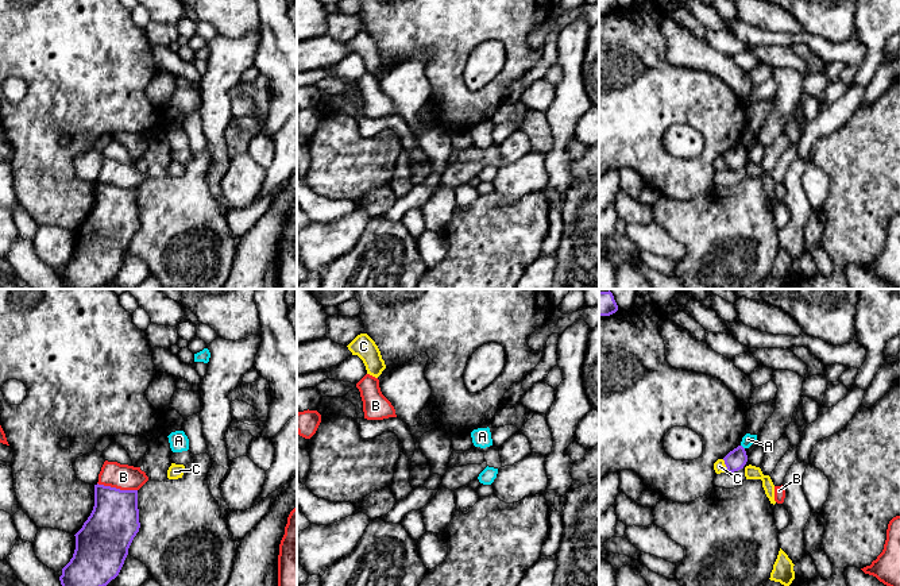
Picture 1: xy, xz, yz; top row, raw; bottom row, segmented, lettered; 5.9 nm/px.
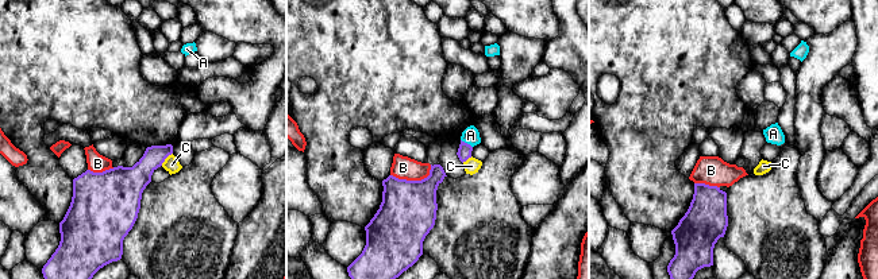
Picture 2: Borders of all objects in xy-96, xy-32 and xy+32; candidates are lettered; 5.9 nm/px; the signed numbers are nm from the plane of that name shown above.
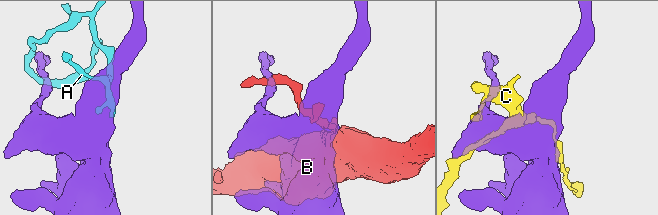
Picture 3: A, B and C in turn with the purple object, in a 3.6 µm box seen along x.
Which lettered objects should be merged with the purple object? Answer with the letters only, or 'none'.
none

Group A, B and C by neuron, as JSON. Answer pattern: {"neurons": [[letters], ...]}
{"neurons": [["A", "B"], ["C"]]}

